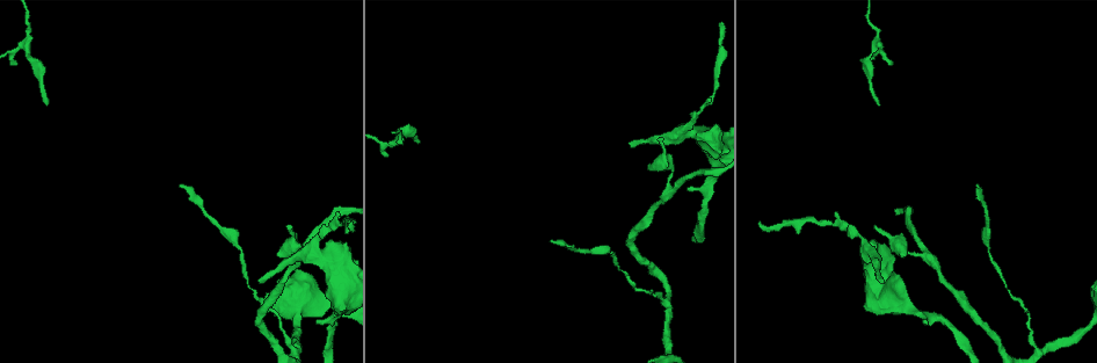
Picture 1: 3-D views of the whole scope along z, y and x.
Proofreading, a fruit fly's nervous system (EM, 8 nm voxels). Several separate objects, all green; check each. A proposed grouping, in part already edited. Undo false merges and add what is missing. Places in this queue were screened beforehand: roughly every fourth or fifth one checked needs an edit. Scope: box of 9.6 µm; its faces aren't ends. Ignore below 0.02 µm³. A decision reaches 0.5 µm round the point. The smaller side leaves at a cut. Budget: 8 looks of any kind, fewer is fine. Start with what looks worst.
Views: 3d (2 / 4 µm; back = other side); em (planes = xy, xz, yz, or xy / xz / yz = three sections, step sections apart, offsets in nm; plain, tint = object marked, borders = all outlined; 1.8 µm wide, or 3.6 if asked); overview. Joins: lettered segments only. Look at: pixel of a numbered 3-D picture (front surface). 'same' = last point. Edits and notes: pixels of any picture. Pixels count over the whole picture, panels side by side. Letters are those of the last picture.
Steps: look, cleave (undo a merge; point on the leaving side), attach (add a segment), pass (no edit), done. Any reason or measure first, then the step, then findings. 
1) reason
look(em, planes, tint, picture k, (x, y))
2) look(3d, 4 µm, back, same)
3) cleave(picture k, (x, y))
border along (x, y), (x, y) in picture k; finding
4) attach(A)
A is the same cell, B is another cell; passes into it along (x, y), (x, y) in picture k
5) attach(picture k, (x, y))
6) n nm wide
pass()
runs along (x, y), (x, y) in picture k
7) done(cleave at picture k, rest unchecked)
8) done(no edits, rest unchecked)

free end
look(em, xz, step 8, borders, picture 1, (49, 101))

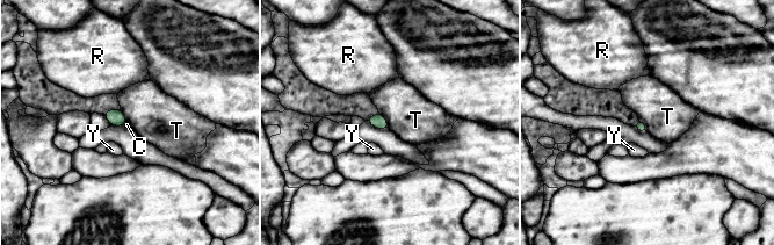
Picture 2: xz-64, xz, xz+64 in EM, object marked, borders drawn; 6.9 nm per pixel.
look(em, planes, borders, same)

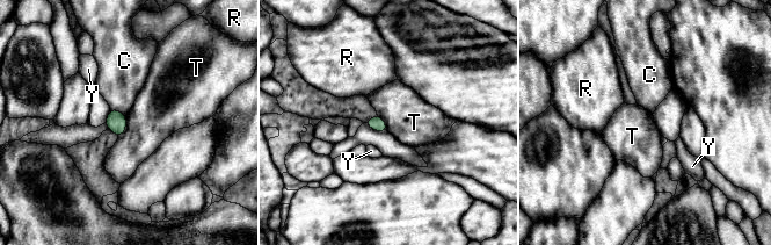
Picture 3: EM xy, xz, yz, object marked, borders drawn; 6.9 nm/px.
T touches over 170 nm
pass()
C, R, T and Y are other cells; border along (126, 115), (126, 129), (118, 137) in picture 3; none of them fits

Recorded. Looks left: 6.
look(em, xy, step 8, borders, picture 1, (630, 145))

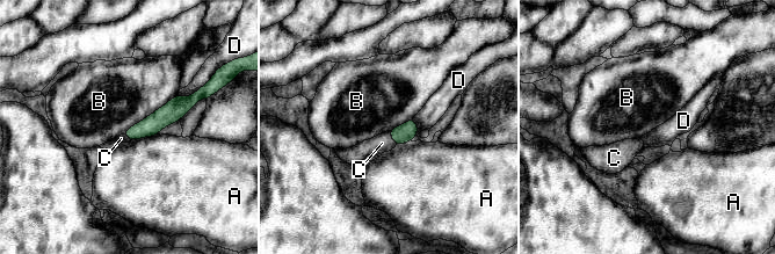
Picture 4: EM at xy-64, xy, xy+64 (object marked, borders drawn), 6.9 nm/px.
attach(C)
C is the same cell, A, B and D are other cells; passes into it along (406, 132), (392, 138), (382, 143) in picture 4; the cell continues

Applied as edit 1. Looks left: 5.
look(em, xz, step 8, tint, picture 1, (552, 242))

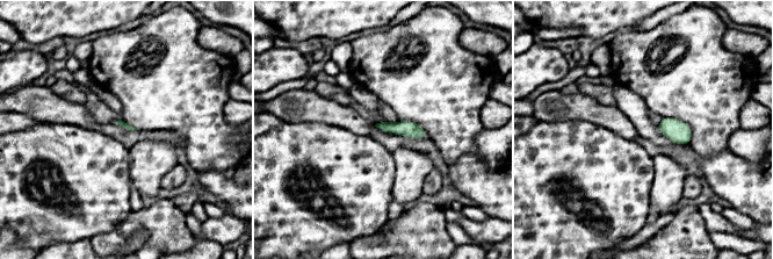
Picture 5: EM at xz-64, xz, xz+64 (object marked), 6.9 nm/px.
cut it another way
look(em, planes, borders, same)

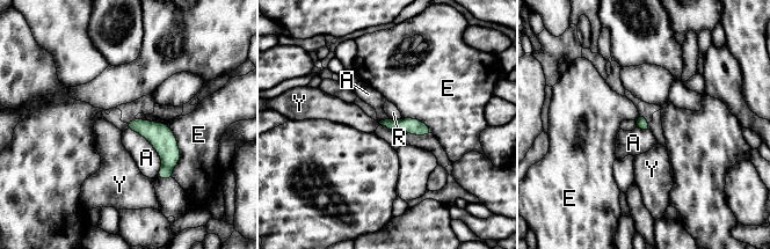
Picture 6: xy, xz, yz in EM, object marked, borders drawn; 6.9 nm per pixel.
80 nm wide
attach(R)
R is the same cell, A, E and Y are other cells; passes into it along (414, 126), (394, 119), (391, 110) in picture 6; the cell continues

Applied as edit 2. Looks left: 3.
an open end
look(3d, 2 µm, picture 1, (686, 190))

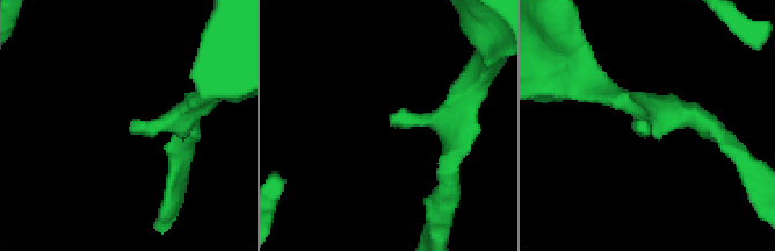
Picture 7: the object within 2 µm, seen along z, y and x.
look(em, 3.6 µm, planes, borders, picture 7, (651, 124))

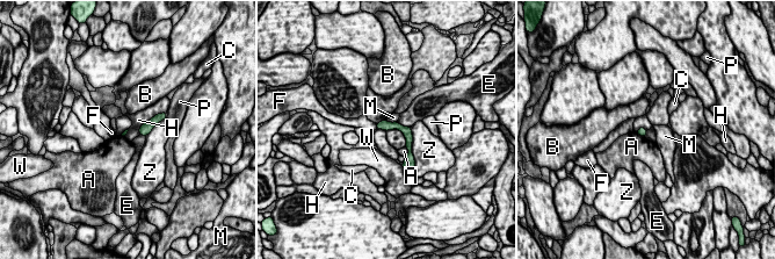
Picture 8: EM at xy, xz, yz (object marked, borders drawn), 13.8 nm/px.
pass()
A, B, C, E, F, H, M, P, W and Z are other cells; border along (163, 112), (146, 121), (138, 132) in picture 8; no lettered segment goes on from it

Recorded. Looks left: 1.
done(attach at picture 4, attach at picture 6, rest unchecked)

